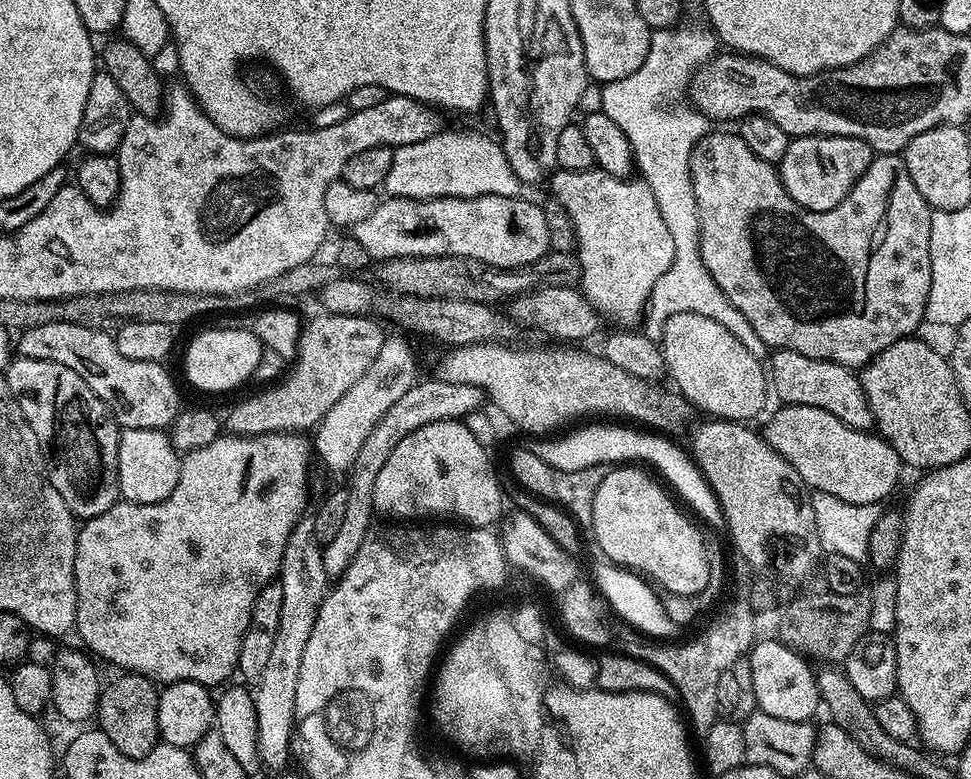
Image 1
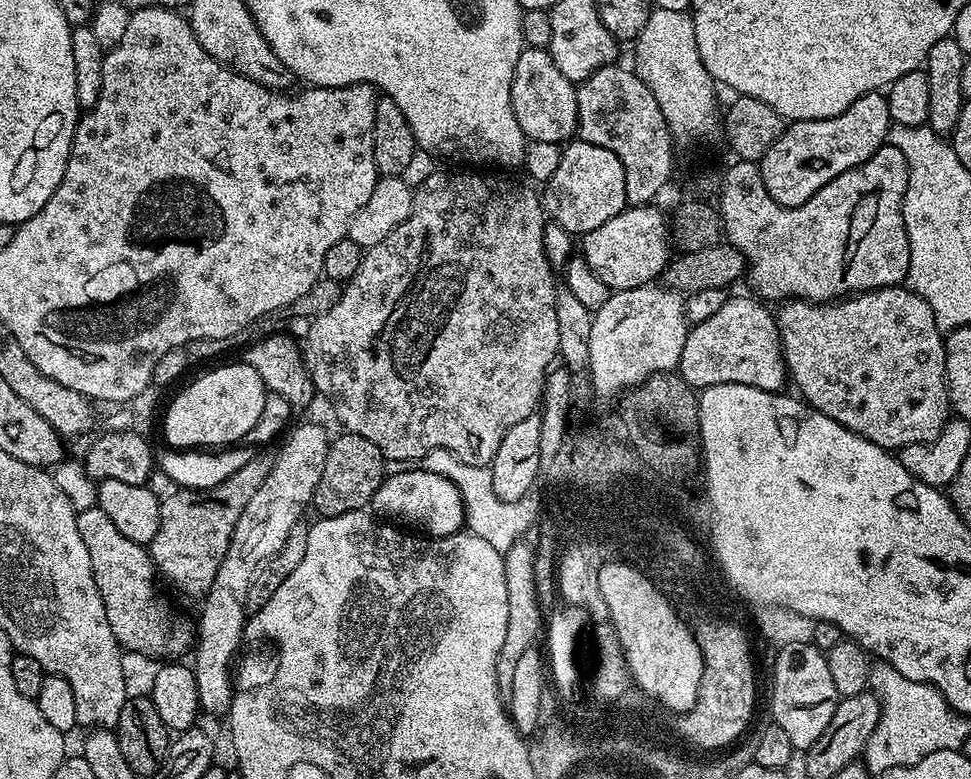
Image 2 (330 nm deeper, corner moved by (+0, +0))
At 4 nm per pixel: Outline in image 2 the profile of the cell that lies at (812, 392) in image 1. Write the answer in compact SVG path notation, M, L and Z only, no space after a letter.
M729 295L728 301L706 322L689 327L678 371L691 388L703 390L711 384L741 384L767 392L783 389L786 365L773 309L768 309L771 307L755 295L747 295Z

